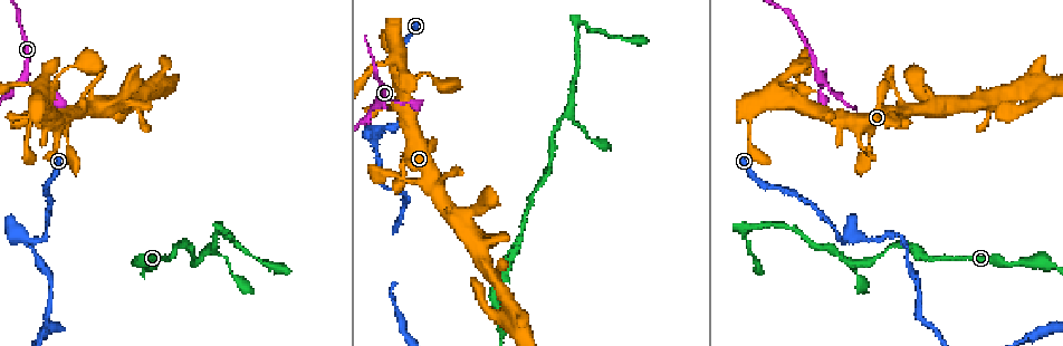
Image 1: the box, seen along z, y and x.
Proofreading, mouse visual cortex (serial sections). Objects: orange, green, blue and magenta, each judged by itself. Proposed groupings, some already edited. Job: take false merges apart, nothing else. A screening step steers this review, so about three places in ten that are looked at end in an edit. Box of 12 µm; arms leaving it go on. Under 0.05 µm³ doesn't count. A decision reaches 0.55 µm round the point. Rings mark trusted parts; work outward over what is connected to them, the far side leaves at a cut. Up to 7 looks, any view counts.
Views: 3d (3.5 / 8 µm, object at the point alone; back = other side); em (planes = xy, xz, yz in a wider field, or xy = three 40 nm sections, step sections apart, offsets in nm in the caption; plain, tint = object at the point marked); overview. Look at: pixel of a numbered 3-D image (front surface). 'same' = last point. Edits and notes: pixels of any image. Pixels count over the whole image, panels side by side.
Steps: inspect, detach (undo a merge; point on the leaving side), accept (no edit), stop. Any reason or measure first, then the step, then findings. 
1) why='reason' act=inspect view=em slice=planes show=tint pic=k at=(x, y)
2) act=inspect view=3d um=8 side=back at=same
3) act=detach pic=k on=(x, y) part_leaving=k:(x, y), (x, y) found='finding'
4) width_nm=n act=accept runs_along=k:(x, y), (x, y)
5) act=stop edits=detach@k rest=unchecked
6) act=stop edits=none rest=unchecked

act=inspect view=3d um=3.5 pic=1 at=(19, 240)

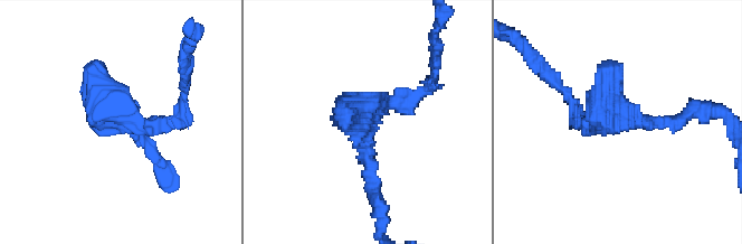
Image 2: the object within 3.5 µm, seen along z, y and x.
why='now the EM' act=inspect view=em slice=xy step=1 show=tint pic=2 at=(121, 120)

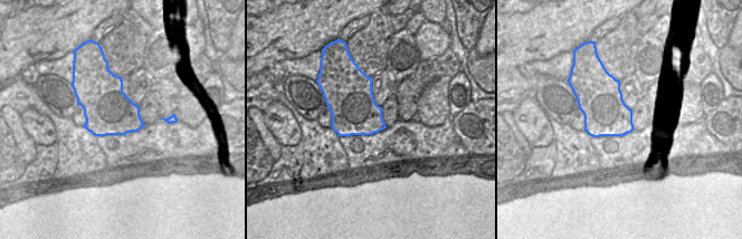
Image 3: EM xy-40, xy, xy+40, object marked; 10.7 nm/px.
act=accept found='continuous, no second cell'

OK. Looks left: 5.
why='a fork' act=inspect view=3d um=3.5 side=back pic=1 at=(211, 249)

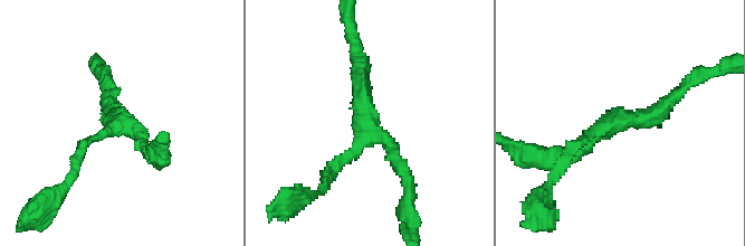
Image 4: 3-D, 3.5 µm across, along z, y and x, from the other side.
arms=3 arm_widths_nm=150,200,200 act=inspect view=em slice=xy step=1 show=tint pic=4 at=(372, 135)

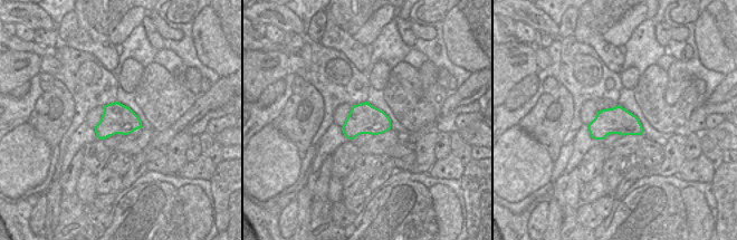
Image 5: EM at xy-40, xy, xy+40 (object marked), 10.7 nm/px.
act=accept runs_along=4:(562, 154), (671, 100) found='one cell here'

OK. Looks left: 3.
act=inspect view=3d um=3.5 side=back pic=1 at=(742, 230)

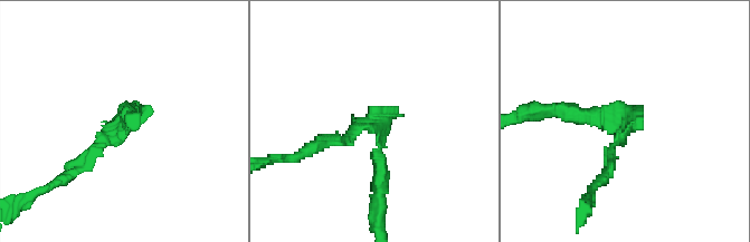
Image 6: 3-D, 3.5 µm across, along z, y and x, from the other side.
act=inspect view=em slice=xy step=1 show=tint pic=6 at=(377, 124)

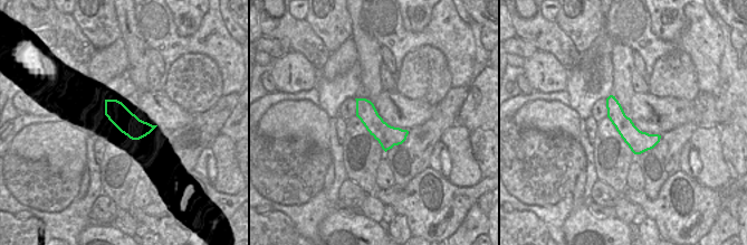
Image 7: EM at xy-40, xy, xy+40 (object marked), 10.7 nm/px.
why='cut it another way' act=inspect view=em slice=xy step=2 show=tint at=same

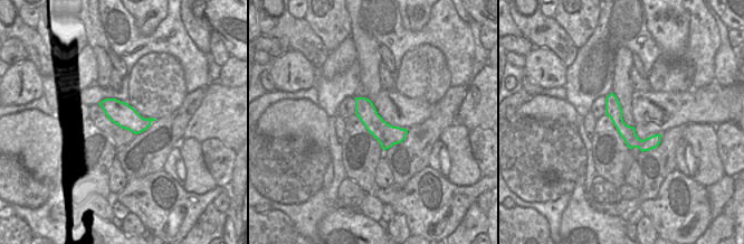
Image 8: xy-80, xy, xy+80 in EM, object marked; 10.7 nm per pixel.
arm_widths_nm=150,200 act=accept found='continuous, no second cell'

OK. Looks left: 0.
act=stop edits=none rest=unchecked

